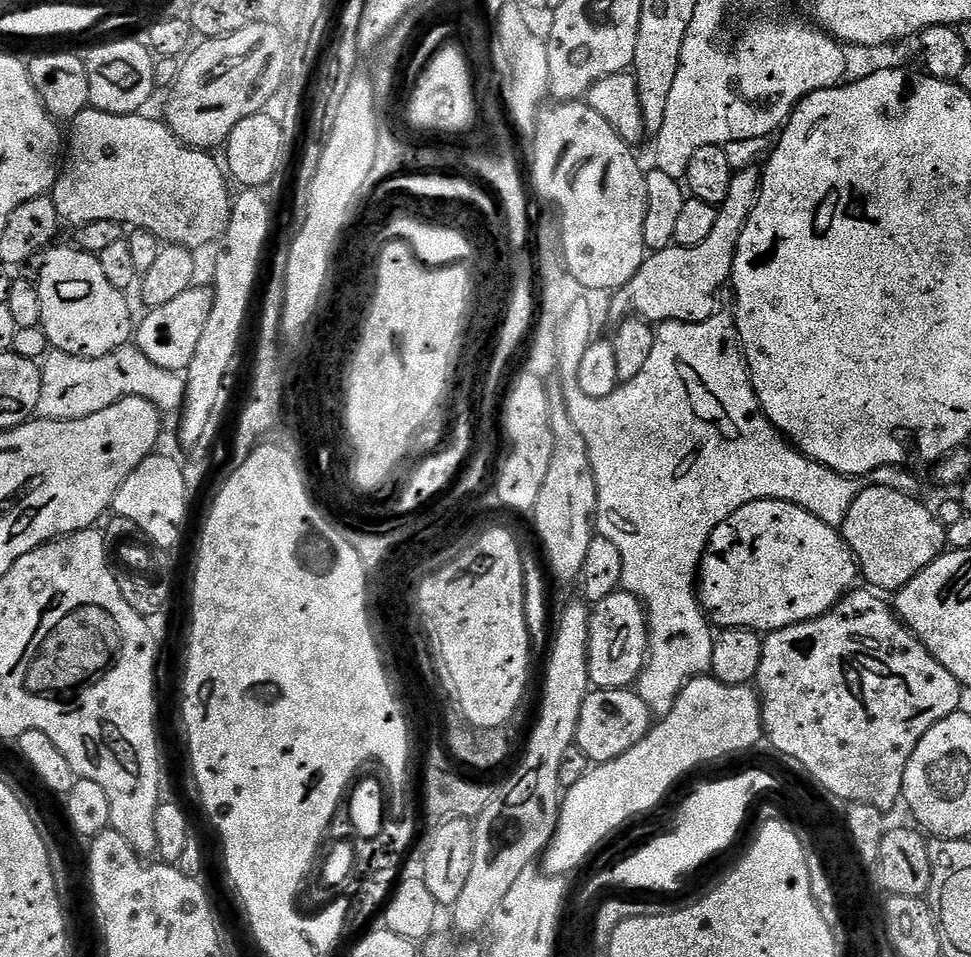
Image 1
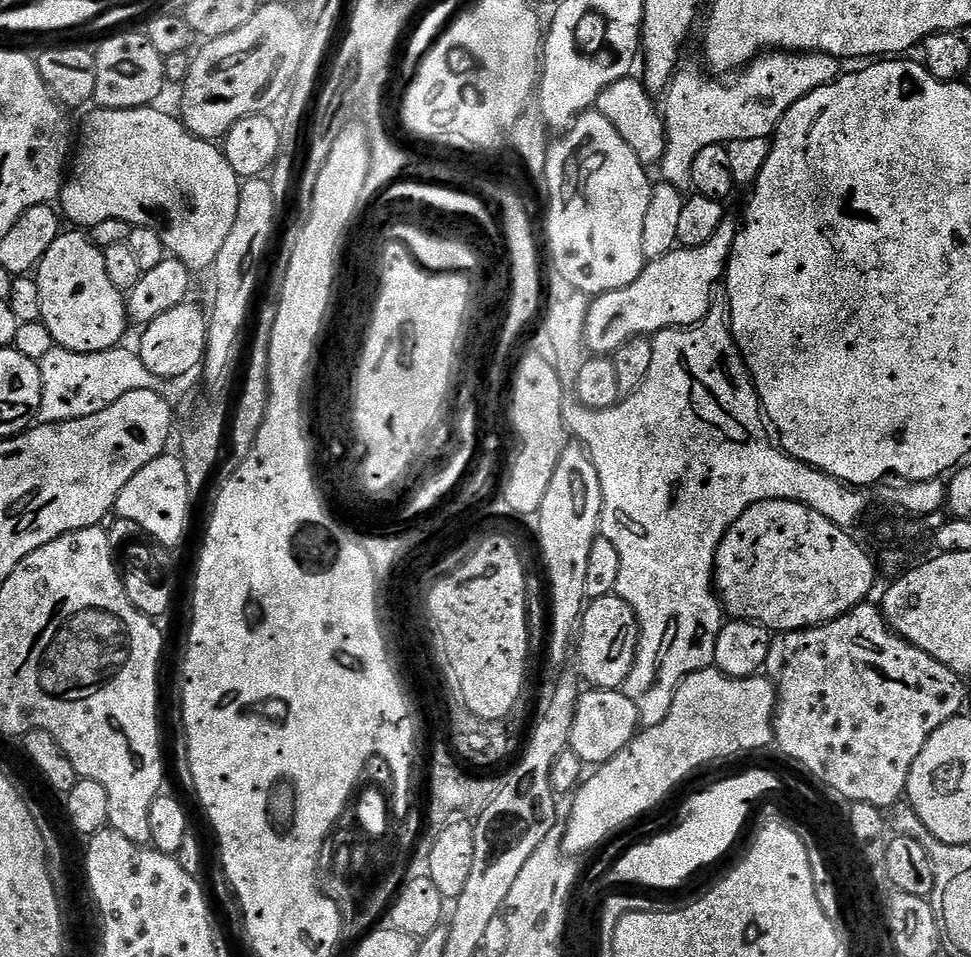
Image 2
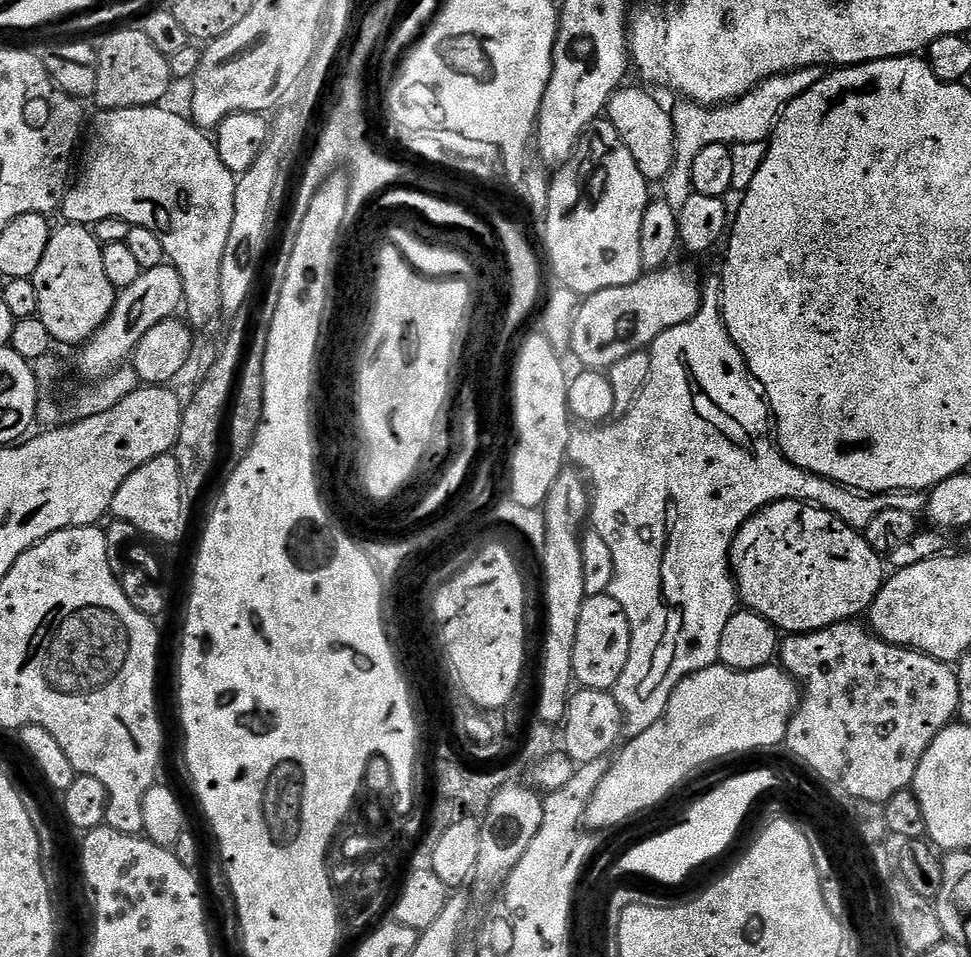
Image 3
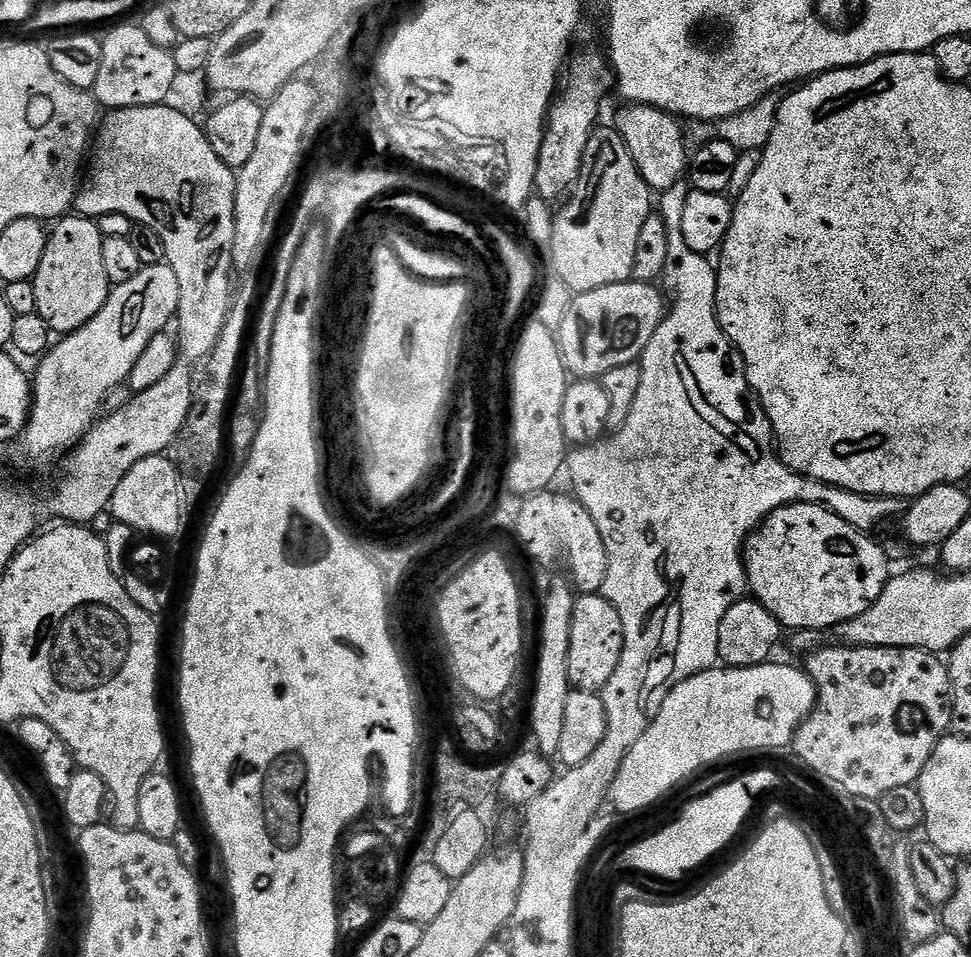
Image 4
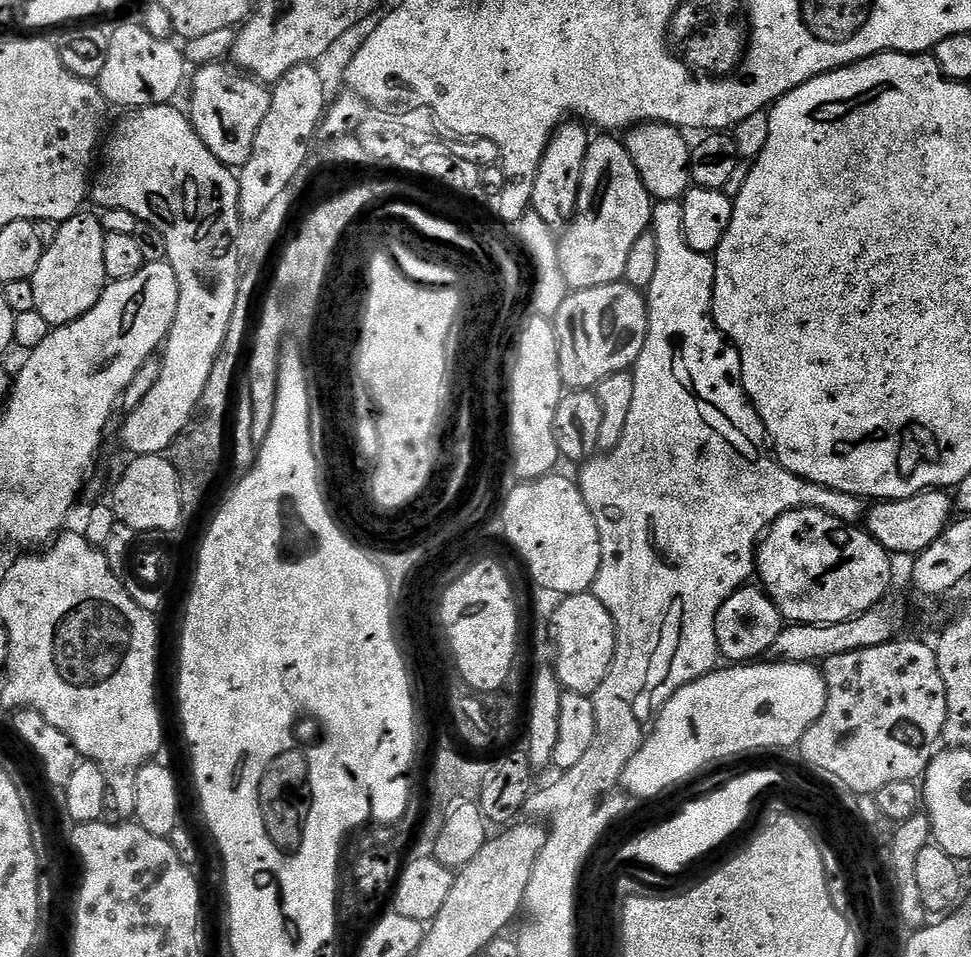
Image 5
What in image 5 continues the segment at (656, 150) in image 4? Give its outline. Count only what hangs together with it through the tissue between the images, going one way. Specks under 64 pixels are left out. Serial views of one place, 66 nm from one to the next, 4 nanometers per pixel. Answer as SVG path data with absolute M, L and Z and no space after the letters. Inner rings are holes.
M645 122L623 133L624 149L630 154L653 201L680 200L692 184L692 148L681 129L669 124Z

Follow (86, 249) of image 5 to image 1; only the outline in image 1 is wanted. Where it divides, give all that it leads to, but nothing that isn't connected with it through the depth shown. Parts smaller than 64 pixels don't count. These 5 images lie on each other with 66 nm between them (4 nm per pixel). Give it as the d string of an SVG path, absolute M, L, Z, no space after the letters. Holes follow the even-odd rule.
M52 246L43 253L44 265L40 268L40 280L35 281L38 298L42 302L42 322L49 345L55 350L64 351L82 359L100 359L111 352L123 348L133 339L134 320L132 324L132 308L128 305L129 297L119 292L111 284L110 278L102 271L99 255L85 252L79 246L73 248L56 248Z

